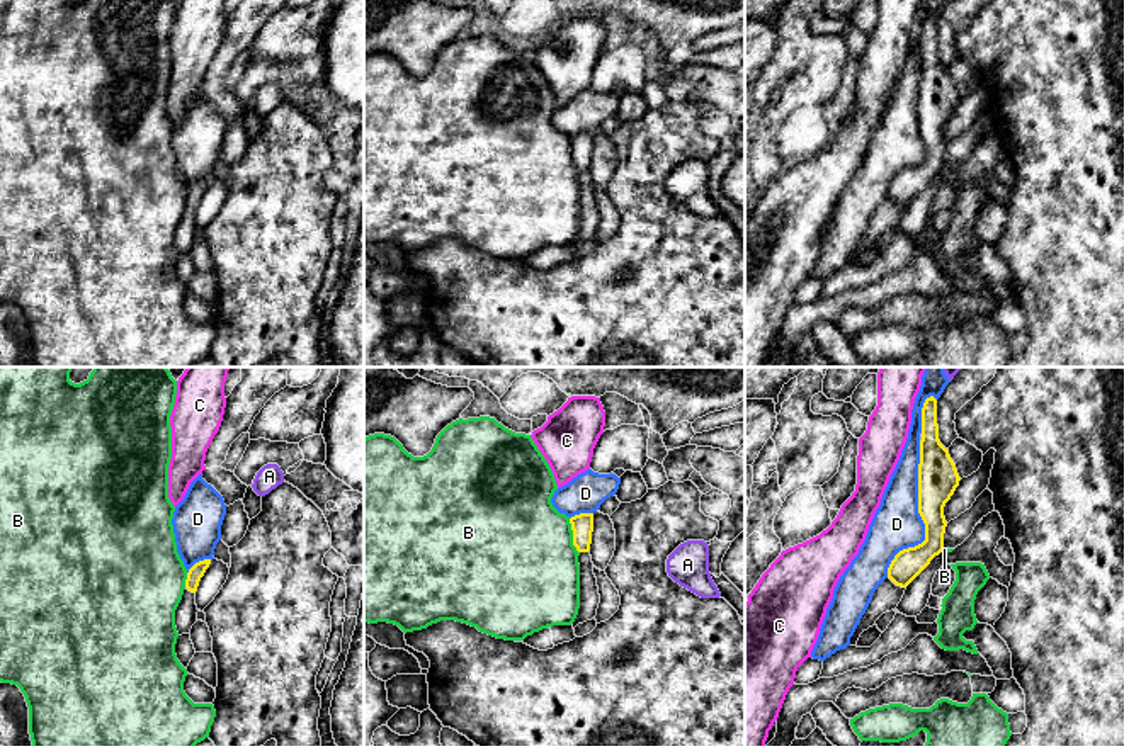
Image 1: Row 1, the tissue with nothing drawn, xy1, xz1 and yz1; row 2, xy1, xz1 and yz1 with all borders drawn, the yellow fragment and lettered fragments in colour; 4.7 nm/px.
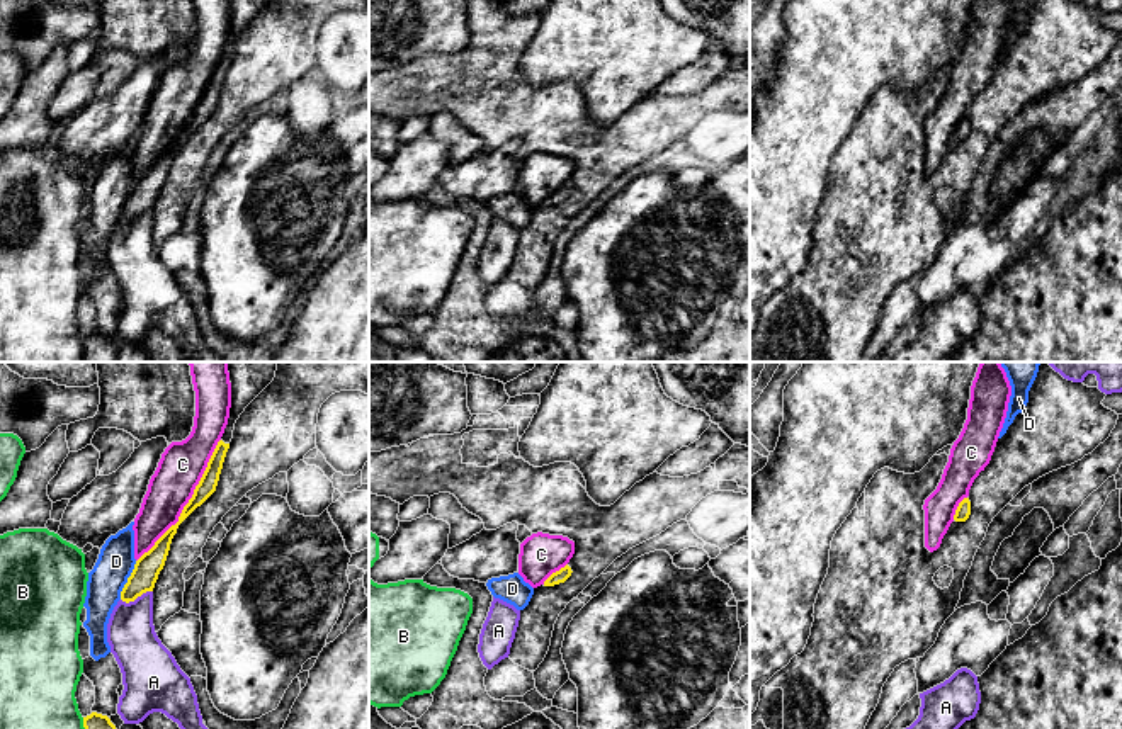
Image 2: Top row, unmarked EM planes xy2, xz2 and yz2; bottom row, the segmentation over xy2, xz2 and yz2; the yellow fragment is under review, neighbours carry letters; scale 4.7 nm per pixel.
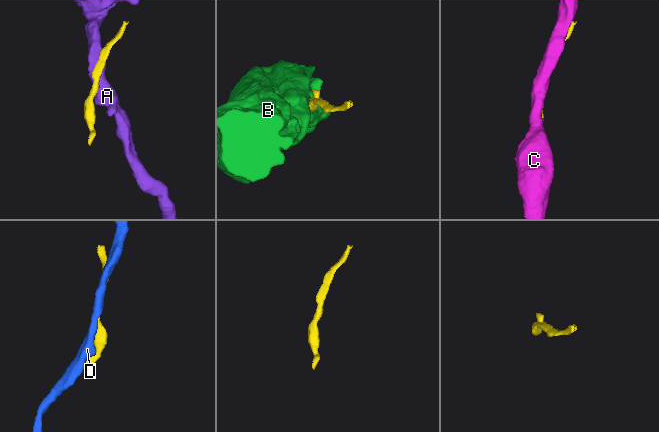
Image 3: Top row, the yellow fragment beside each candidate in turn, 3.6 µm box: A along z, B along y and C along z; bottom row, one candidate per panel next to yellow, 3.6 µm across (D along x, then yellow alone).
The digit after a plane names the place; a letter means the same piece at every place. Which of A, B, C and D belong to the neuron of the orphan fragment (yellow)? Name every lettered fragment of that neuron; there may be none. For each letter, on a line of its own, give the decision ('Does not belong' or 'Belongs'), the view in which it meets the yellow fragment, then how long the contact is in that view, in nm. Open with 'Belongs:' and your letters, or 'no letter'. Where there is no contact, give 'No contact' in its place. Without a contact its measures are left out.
Belongs: no letter
A: Does not belong. Touches yellow in xy2. Shared border 160 nm
B: Does not belong. Touches yellow in xz1. Shared border 180 nm
C: Does not belong. Touches yellow in xy2. Shared border 700 nm
D: Does not belong. Touches yellow in yz1. Shared border 650 nm

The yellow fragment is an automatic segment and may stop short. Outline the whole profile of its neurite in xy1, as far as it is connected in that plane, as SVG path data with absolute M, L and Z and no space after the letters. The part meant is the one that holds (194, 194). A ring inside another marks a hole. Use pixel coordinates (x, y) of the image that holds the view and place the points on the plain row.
M211 178L199 180L187 192L185 209L175 229L175 246L179 255L190 253L192 245L197 241L199 229L196 224L196 211L209 184Z

